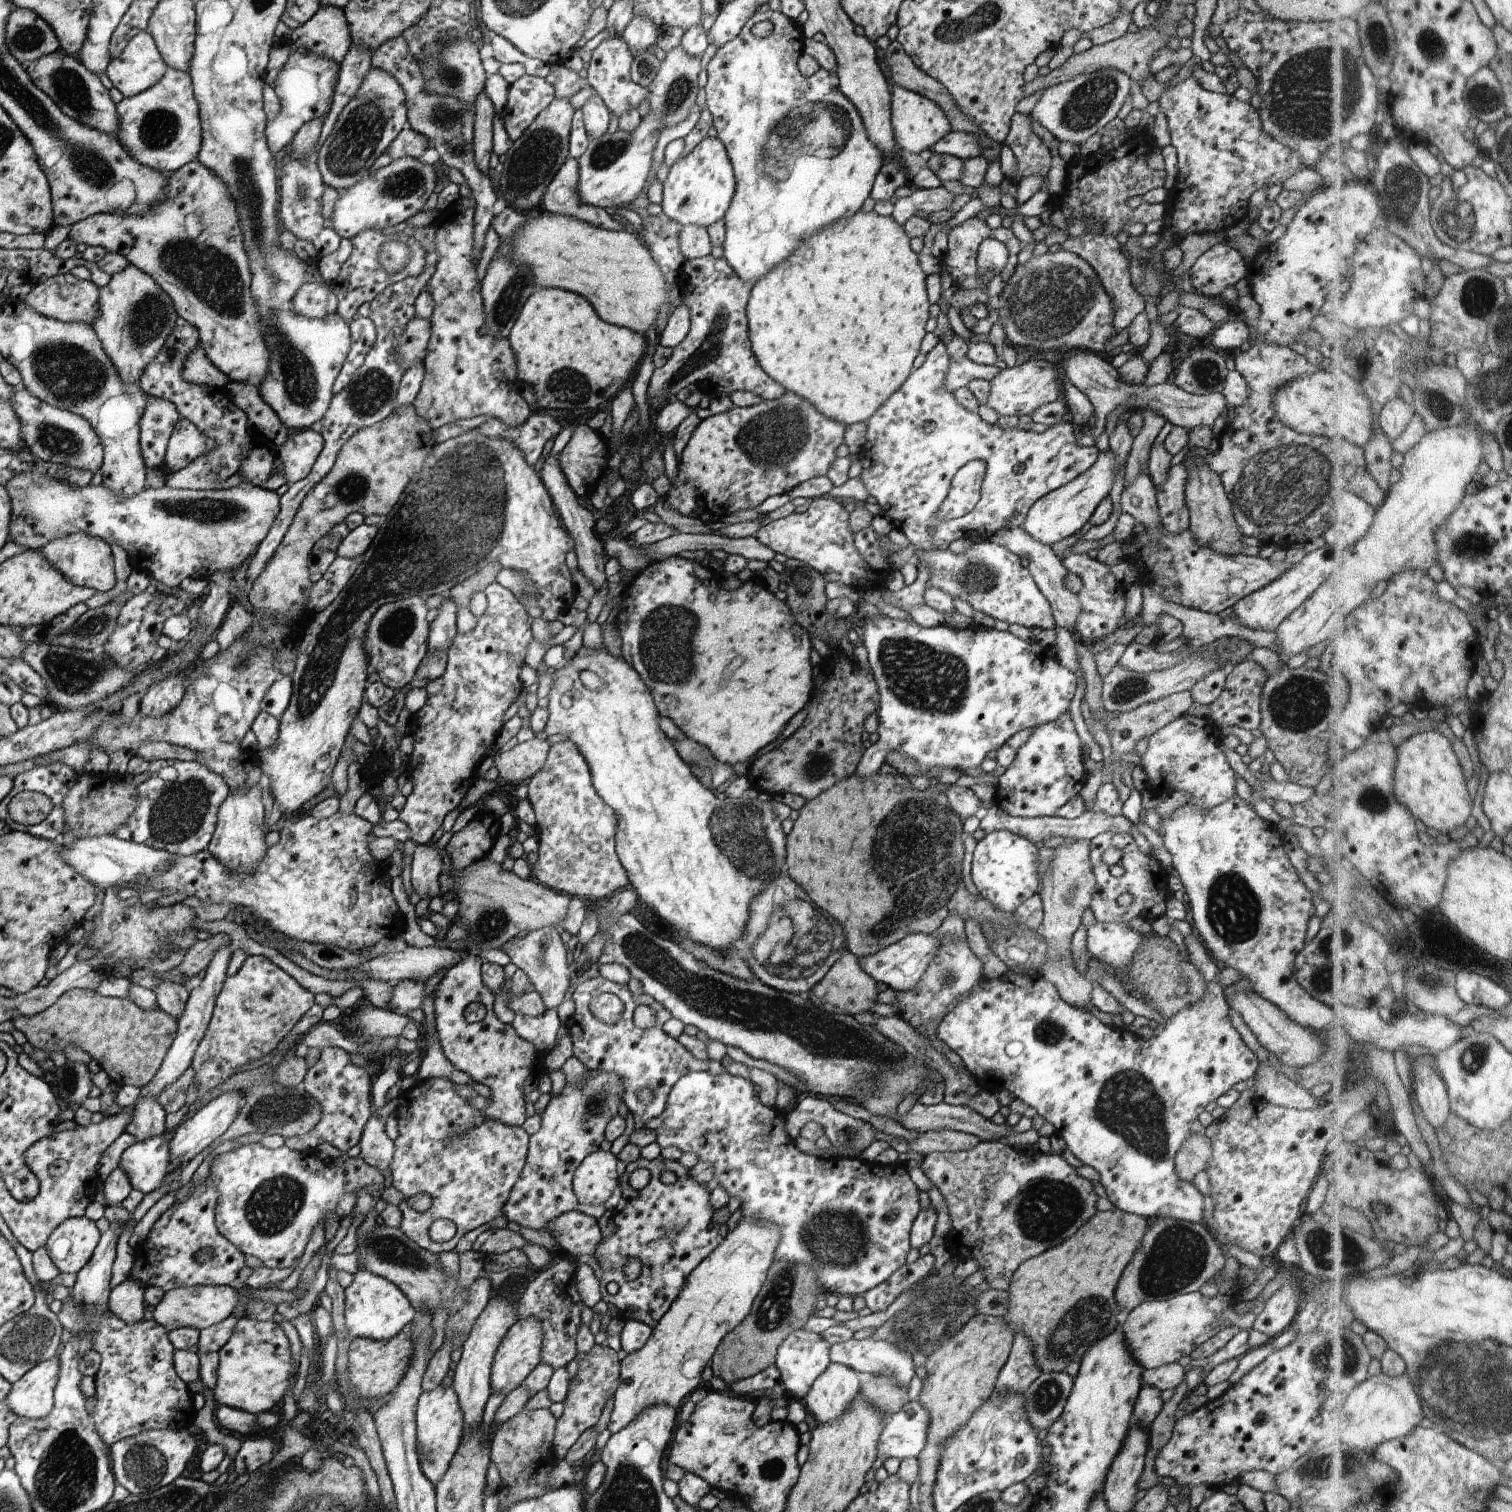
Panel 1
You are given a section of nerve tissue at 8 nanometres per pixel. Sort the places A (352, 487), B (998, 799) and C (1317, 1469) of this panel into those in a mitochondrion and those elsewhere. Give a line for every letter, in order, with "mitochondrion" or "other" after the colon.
A: mitochondrion
B: other
C: mitochondrion

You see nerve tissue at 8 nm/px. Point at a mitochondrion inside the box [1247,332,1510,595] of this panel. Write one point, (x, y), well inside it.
(1467, 547)

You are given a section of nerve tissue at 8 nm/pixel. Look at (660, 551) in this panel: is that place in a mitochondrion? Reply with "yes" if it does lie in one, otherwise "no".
no

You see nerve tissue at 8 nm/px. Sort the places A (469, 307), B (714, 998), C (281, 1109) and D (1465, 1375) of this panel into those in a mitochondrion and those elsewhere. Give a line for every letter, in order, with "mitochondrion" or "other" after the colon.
A: mitochondrion
B: mitochondrion
C: mitochondrion
D: mitochondrion

